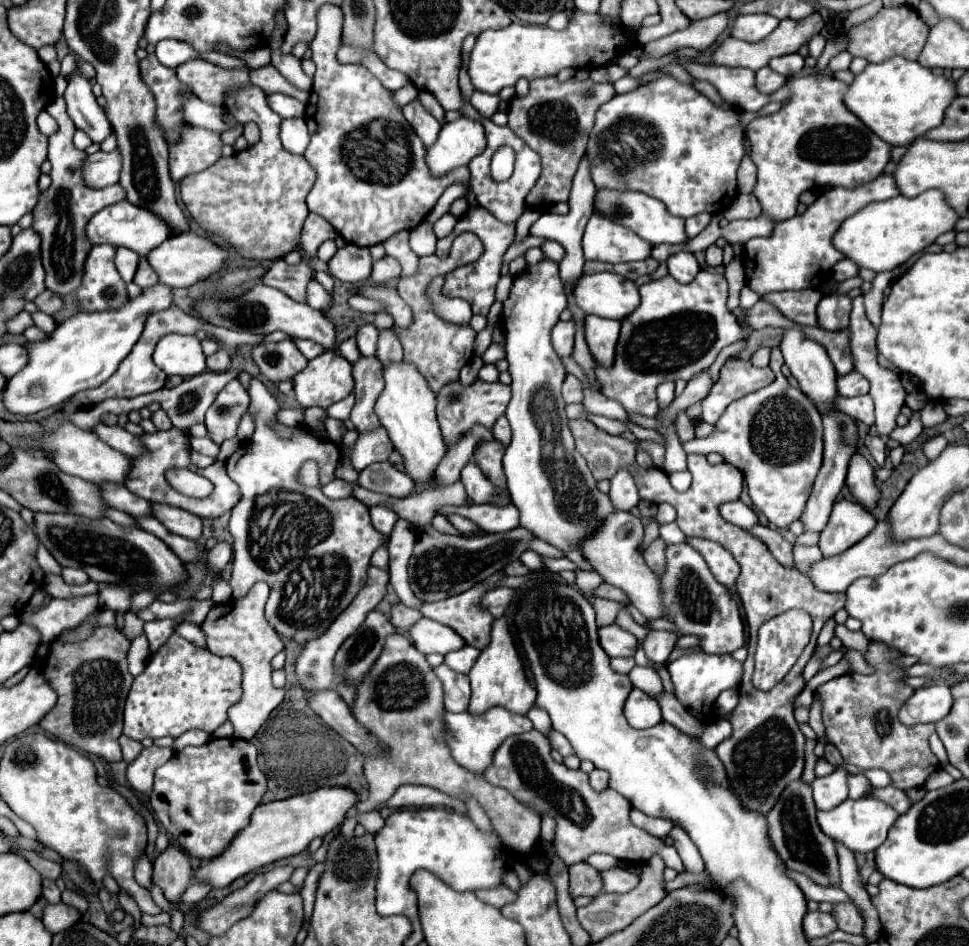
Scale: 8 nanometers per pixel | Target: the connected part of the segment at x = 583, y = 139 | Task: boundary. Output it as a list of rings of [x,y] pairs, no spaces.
[[[557,76],[531,80],[527,96],[513,96],[509,102],[507,126],[541,156],[543,172],[527,196],[527,206],[547,210],[553,204],[567,202],[577,164],[585,154],[589,132],[595,124],[595,112],[615,96],[613,84],[597,84],[591,78],[569,78],[559,82]]]

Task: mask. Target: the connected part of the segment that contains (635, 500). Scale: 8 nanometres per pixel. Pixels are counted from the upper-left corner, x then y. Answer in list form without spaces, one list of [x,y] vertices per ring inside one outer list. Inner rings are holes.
[[[621,468],[613,478],[611,478],[611,490],[609,490],[611,502],[617,510],[629,510],[639,504],[639,492],[635,486],[635,480],[627,468]]]

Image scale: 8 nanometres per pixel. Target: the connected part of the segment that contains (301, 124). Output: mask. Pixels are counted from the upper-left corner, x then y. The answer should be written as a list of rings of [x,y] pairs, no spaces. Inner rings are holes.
[[[303,118],[283,120],[283,124],[281,124],[281,142],[283,142],[283,148],[287,152],[303,156],[307,144],[309,144],[309,134],[307,134],[305,120]]]

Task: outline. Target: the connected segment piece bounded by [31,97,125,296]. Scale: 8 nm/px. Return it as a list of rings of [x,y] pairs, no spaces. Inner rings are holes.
[[[54,97],[50,103],[45,110],[59,124],[59,132],[49,138],[49,162],[53,166],[51,168],[53,184],[41,194],[37,206],[33,208],[31,228],[41,238],[41,260],[47,272],[45,278],[47,290],[65,296],[65,292],[79,288],[83,278],[83,264],[91,250],[91,242],[85,236],[87,222],[91,220],[91,216],[95,216],[95,212],[103,210],[105,206],[121,202],[125,198],[125,192],[123,188],[119,188],[119,184],[113,184],[109,188],[91,188],[85,184],[81,168],[87,154],[73,146],[73,134],[77,128],[69,118],[63,97]]]

